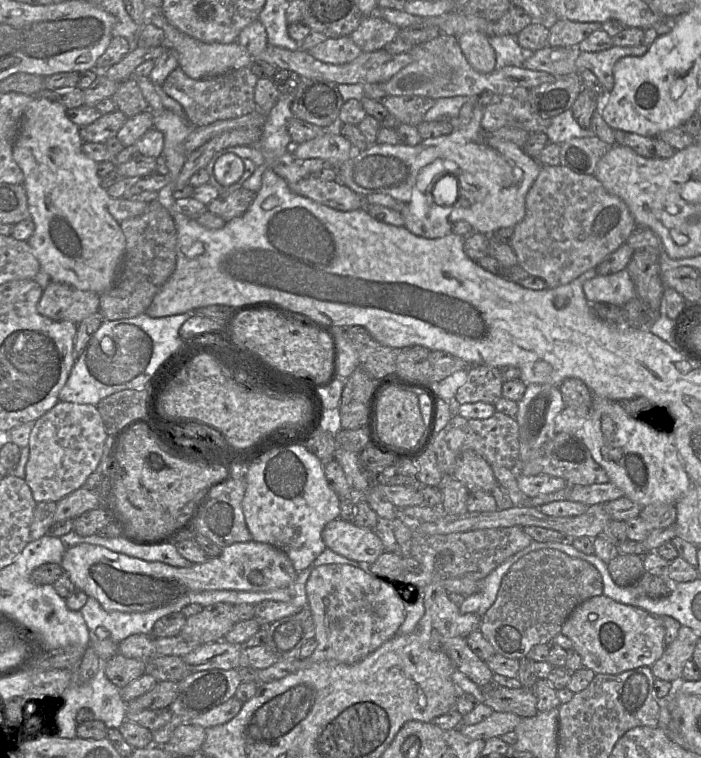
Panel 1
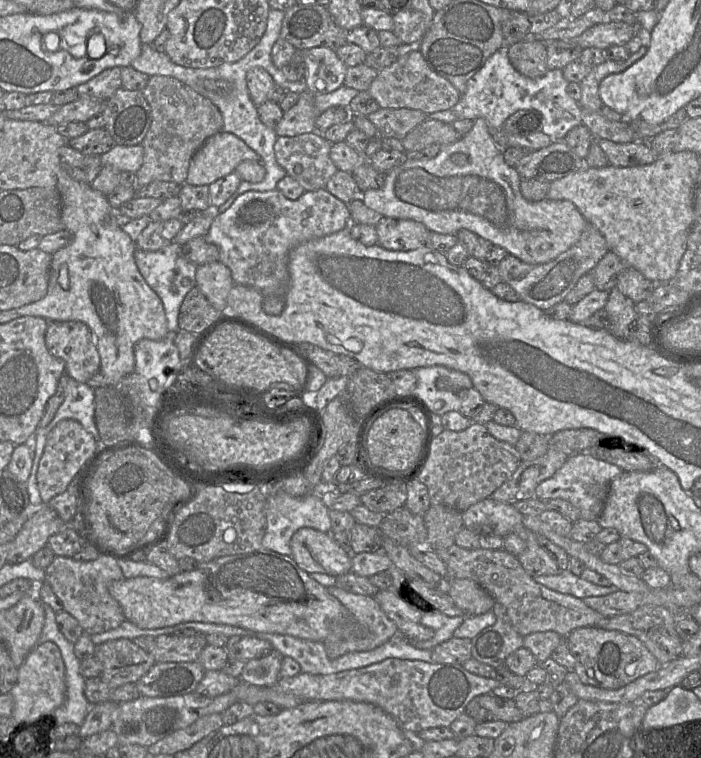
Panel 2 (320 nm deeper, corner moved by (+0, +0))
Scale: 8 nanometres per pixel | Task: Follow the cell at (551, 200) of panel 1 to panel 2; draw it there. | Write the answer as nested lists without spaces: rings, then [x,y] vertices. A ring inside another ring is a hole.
[[[587,222],[579,241],[552,261],[545,264],[528,264],[509,254],[497,267],[502,282],[512,287],[521,301],[545,311],[564,301],[578,280],[589,273],[608,251],[604,236],[595,226]]]

